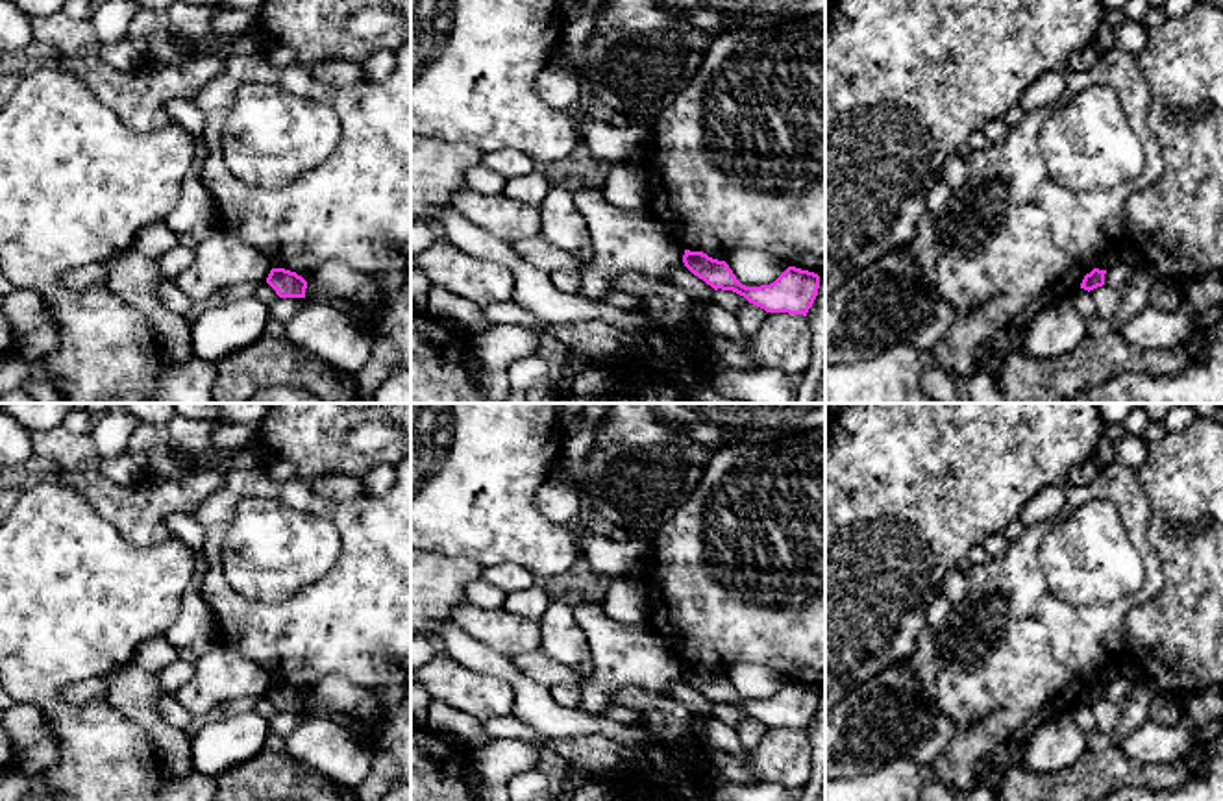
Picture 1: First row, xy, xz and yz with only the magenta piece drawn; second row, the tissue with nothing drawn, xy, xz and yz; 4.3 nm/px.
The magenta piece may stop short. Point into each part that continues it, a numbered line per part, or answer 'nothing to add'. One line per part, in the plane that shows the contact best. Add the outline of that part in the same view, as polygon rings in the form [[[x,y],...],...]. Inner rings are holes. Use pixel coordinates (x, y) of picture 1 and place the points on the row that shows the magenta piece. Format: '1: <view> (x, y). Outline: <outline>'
nothing to add

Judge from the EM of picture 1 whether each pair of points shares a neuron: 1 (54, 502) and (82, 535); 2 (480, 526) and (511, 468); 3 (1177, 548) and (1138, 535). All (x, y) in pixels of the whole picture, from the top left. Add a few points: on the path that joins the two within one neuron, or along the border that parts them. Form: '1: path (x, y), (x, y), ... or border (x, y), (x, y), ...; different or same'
1: path (56, 509), (74, 528); same
2: path (480, 511), (480, 500), (496, 483); same
3: border (1146, 496), (1148, 542), (1164, 579); different

